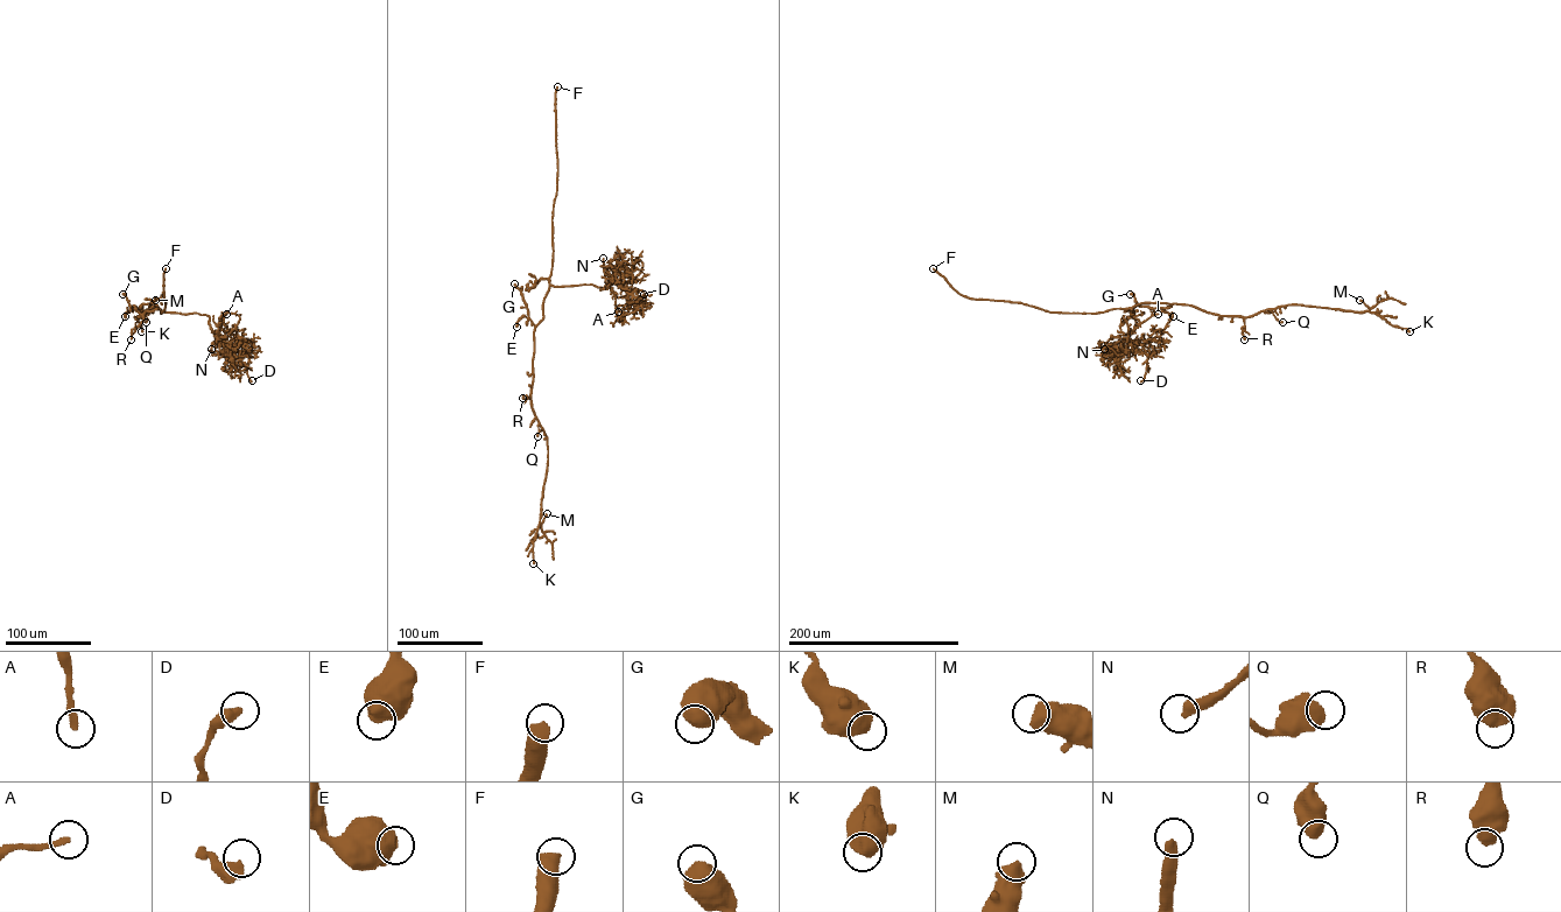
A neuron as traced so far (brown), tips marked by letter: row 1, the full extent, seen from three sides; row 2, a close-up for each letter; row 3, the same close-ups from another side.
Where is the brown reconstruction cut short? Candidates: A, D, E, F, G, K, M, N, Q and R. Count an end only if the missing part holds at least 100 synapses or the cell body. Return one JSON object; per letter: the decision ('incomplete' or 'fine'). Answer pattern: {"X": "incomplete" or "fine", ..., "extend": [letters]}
{"A": "fine", "D": "fine", "E": "fine", "F": "incomplete", "G": "fine", "K": "fine", "M": "fine", "N": "incomplete", "Q": "fine", "R": "fine", "extend": ["F", "N"]}

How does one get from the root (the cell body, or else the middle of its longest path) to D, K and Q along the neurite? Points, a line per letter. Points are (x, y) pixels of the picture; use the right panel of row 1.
D: (1172, 303), (1143, 302), (1131, 308), (1136, 328), (1129, 342), (1148, 357), (1145, 378), (1140, 380)
K: (1172, 303), (1244, 317), (1292, 304), (1369, 311), (1410, 331)
Q: (1172, 303), (1244, 317), (1270, 309), (1282, 322)

